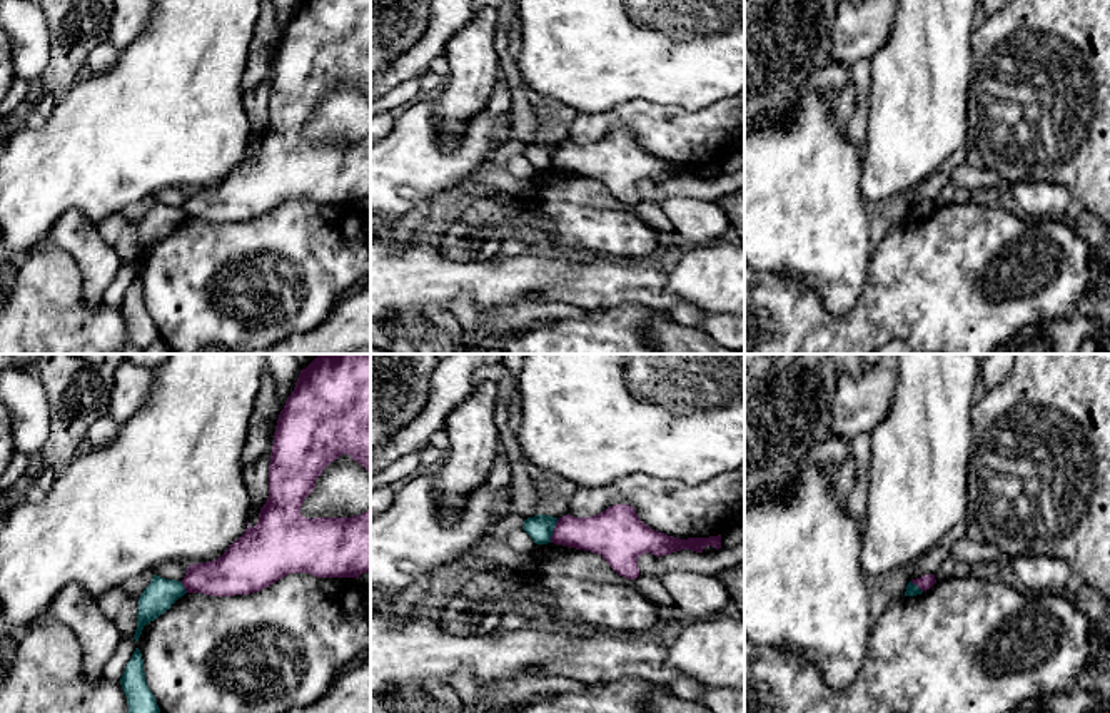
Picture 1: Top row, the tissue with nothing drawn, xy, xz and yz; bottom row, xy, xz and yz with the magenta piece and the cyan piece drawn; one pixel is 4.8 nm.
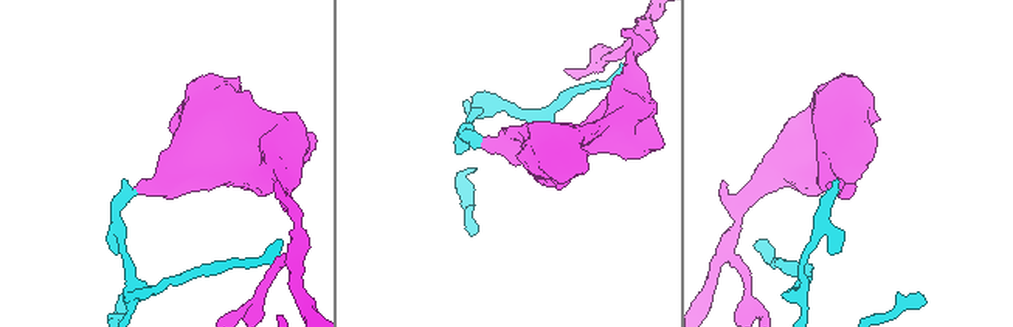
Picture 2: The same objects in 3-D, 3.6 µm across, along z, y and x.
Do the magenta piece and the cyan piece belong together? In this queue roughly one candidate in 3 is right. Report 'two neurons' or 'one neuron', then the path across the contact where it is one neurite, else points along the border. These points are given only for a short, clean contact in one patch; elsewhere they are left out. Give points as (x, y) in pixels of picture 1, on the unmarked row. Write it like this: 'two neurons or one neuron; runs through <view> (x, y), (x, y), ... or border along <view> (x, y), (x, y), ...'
two neurons; border along xz (558, 146), (549, 167)

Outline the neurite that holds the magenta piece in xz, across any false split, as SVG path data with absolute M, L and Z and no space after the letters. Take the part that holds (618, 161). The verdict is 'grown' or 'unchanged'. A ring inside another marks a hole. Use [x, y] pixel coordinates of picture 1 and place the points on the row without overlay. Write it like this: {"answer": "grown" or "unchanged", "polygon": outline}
{"answer": "unchanged", "polygon": "M614 130L589 144L559 144L551 169L601 180L619 202L636 205L639 182L651 179L658 184L681 175L703 179L706 172L719 175L721 160L673 164L644 150L633 132Z"}

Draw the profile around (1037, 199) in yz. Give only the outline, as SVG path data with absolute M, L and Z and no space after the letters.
M1018 182L1012 185L1012 192L1030 219L1063 220L1072 200L1065 187L1050 182Z

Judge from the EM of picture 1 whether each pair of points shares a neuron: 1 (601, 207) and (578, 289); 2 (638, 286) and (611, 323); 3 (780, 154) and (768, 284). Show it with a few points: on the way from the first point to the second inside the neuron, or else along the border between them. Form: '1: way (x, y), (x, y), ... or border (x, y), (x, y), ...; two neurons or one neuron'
1: border (596, 254), (613, 259); two neurons
2: border (665, 309), (621, 303), (588, 311); two neurons
3: border (761, 271), (788, 273), (807, 286); two neurons

